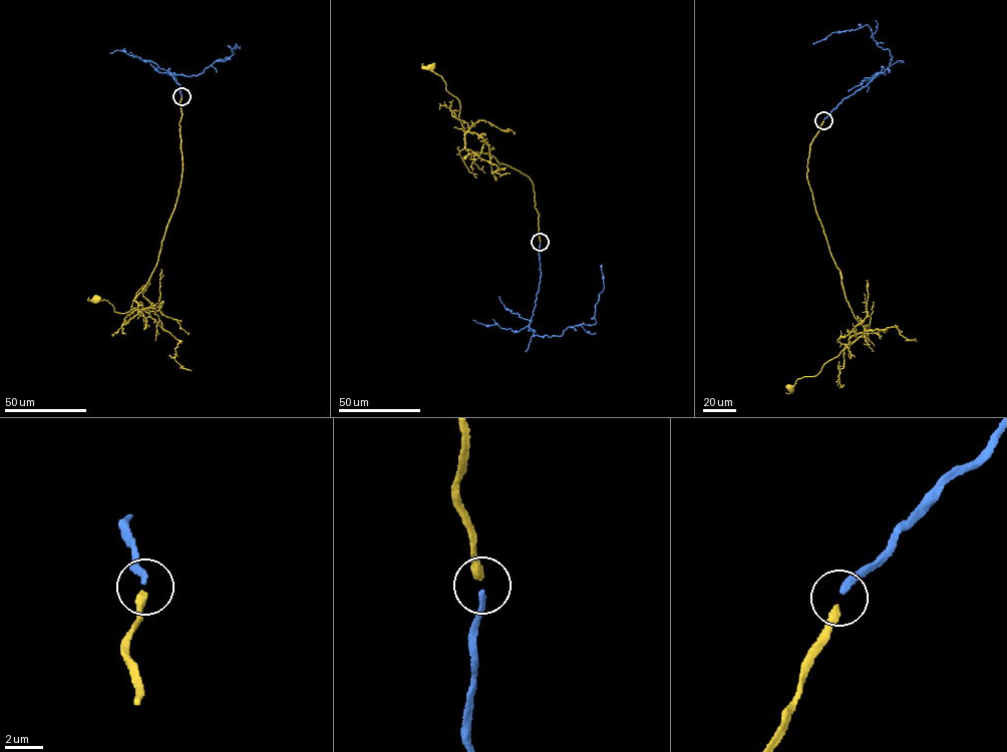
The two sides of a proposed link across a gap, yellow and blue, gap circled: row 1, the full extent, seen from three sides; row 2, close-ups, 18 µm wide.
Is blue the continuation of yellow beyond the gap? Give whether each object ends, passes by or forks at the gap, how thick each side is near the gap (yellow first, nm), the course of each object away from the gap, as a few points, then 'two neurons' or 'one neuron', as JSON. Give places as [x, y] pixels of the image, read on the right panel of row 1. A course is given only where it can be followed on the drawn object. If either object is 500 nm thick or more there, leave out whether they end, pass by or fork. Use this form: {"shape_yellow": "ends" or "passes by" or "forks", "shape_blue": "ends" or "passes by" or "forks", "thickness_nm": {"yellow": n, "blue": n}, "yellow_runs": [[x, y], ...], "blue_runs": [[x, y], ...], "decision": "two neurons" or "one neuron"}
{"shape_yellow": "ends", "shape_blue": "ends", "thickness_nm": {"yellow": 400, "blue": 280}, "yellow_runs": [[823, 120], [810, 145], [806, 178], [845, 297], [854, 315], [867, 327], [814, 376], [803, 376], [790, 387]], "blue_runs": [[823, 119], [845, 98], [884, 72], [892, 57], [889, 49], [878, 46], [867, 24], [832, 32], [812, 44]], "decision": "one neuron"}

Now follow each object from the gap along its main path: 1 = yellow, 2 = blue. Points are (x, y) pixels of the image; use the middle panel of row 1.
1: (540, 242), (532, 180), (489, 153), (476, 151), (464, 157), (468, 152), (459, 101), (430, 68)
2: (540, 242), (529, 324), (535, 335), (560, 336), (568, 327), (596, 323), (602, 264)

